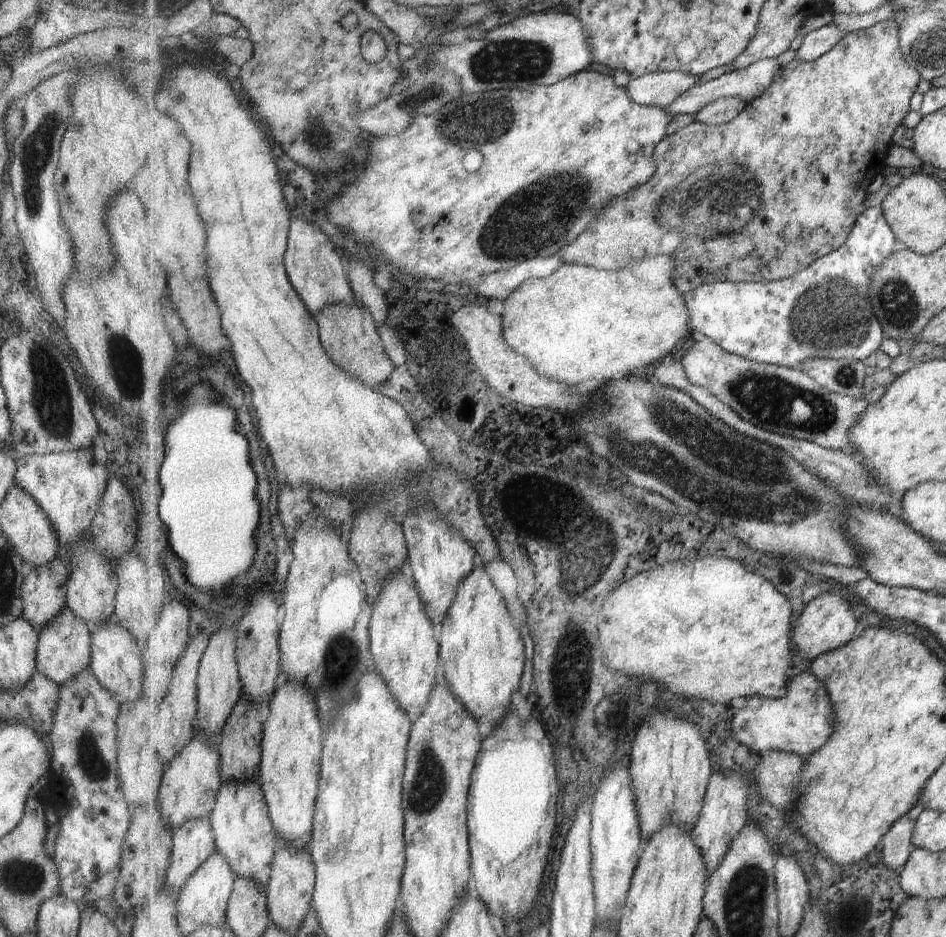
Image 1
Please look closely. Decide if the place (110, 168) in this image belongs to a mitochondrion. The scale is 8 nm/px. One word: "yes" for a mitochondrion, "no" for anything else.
no

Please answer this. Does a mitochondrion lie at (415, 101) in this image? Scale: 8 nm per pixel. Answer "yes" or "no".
yes

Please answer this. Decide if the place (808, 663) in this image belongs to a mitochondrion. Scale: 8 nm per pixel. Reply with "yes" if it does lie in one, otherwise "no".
no

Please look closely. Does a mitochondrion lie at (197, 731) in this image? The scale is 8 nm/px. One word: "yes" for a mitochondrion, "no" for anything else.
no

